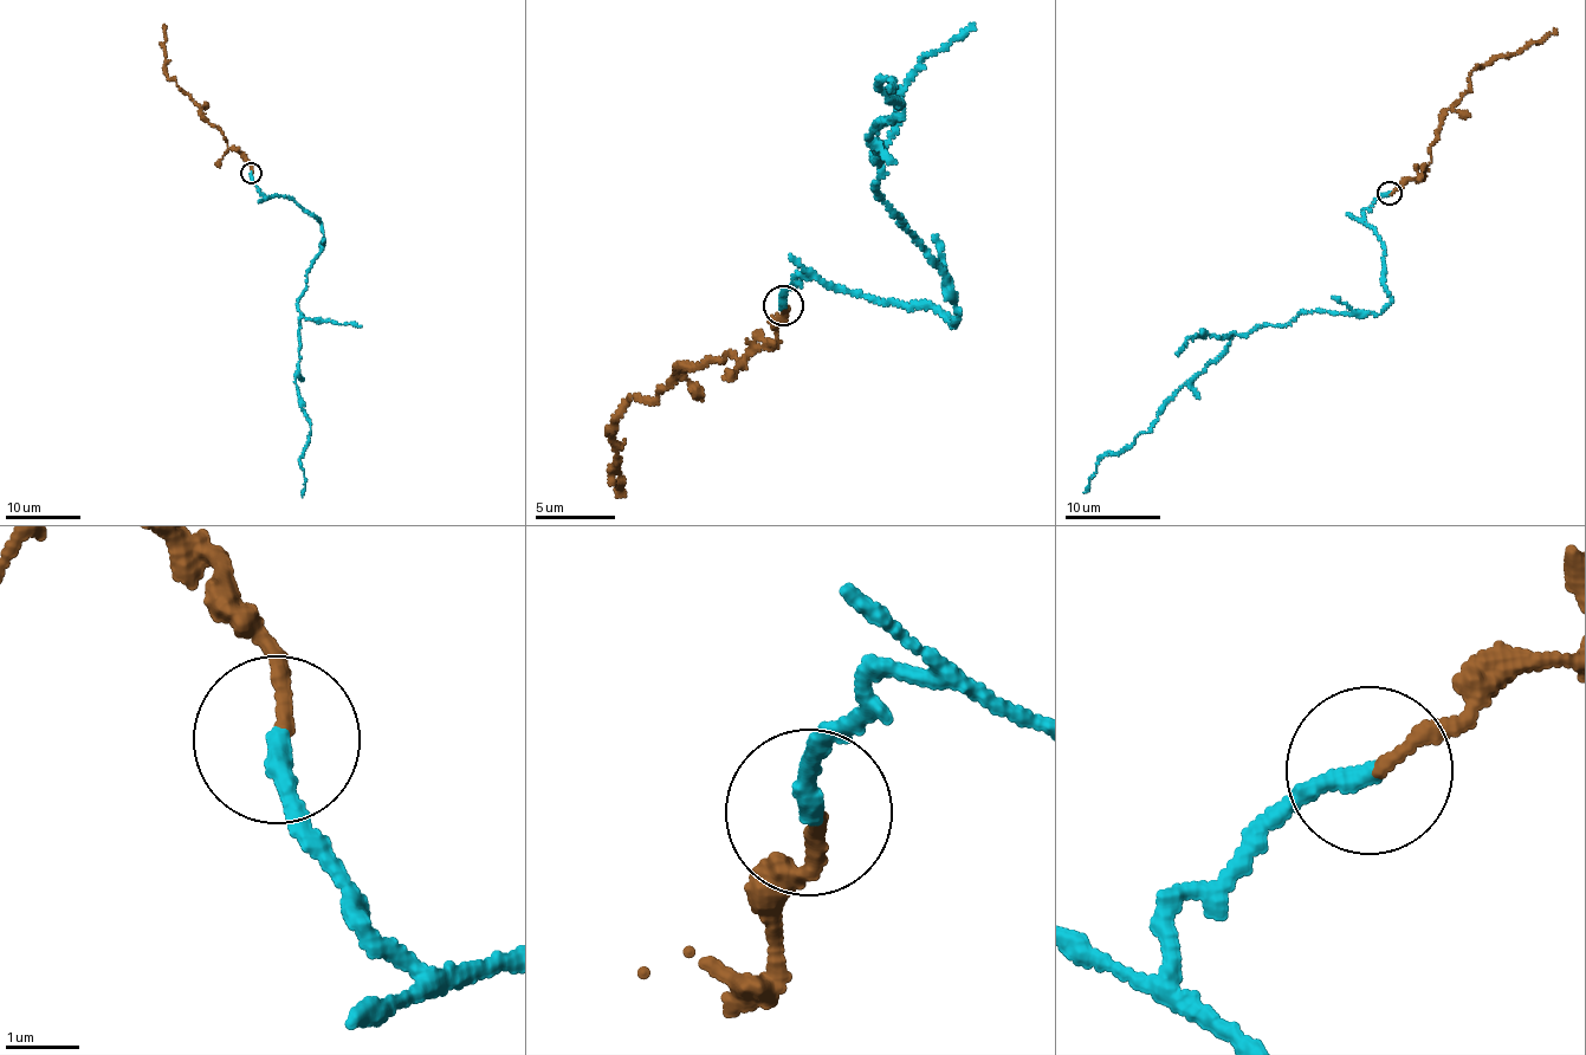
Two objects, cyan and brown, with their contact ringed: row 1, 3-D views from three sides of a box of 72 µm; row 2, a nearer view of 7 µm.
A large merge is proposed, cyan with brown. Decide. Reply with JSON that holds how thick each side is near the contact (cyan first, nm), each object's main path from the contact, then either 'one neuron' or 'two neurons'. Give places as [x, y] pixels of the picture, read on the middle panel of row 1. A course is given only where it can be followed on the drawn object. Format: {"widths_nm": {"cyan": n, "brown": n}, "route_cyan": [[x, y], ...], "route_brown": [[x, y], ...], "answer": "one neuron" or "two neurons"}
{"widths_nm": {"cyan": 280, "brown": 170}, "route_cyan": [[784, 305], [787, 286], [815, 276], [959, 316], [952, 282], [878, 193], [869, 140], [904, 105], [891, 86]], "route_brown": [[784, 305], [776, 338], [743, 361], [730, 354], [678, 373], [658, 396], [628, 400], [616, 419], [619, 492]], "answer": "two neurons"}

